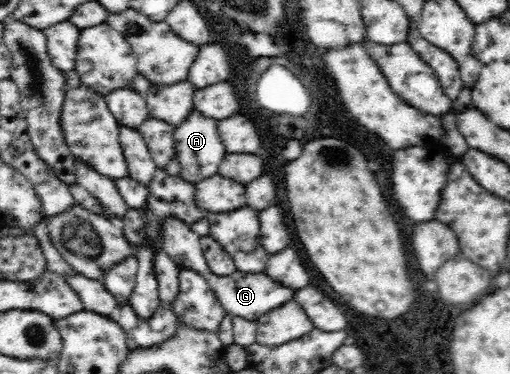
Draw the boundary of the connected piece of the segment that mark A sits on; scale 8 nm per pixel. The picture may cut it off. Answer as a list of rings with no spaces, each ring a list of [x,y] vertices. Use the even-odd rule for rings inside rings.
[[[193,111],[179,126],[173,127],[176,157],[179,163],[179,176],[188,183],[197,184],[218,173],[218,166],[227,153],[217,130],[218,120],[207,118]]]

